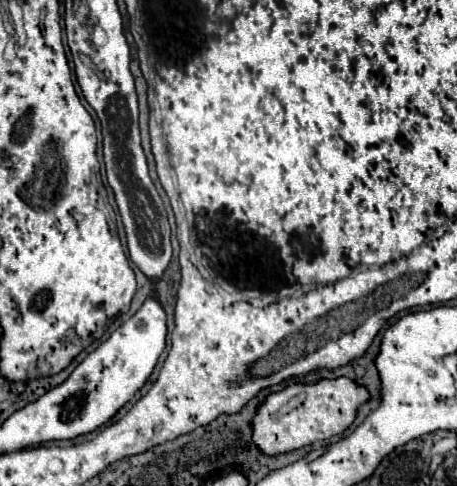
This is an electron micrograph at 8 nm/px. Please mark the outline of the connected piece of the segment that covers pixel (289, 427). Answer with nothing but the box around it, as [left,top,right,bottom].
[251,378,369,456]

